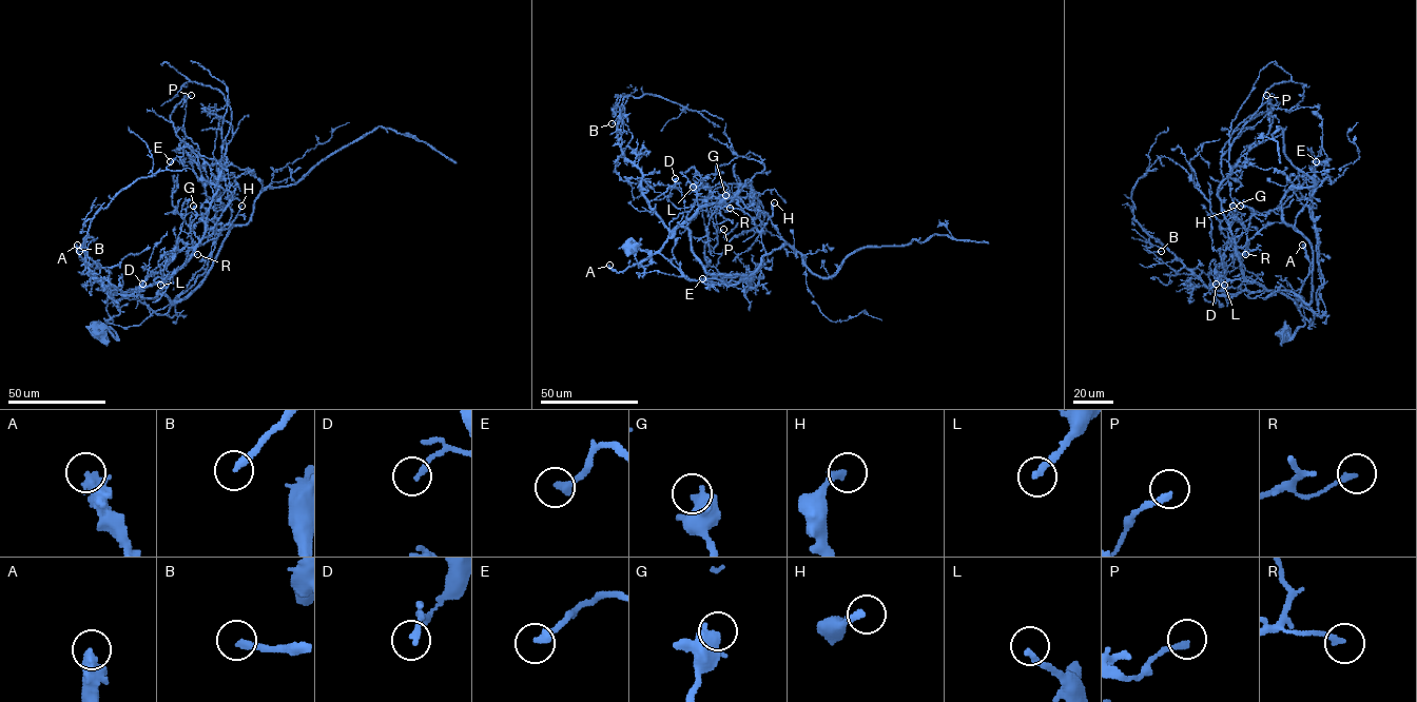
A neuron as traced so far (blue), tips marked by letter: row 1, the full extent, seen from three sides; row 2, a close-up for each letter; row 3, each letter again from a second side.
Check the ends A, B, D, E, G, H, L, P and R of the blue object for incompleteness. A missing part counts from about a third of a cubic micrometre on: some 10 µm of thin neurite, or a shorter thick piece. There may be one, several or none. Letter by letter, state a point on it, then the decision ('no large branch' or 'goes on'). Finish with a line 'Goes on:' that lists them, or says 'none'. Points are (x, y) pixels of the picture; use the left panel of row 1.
A: (77, 245) | goes on
B: (79, 251) | no large branch
D: (142, 284) | no large branch
E: (170, 161) | no large branch
G: (193, 206) | no large branch
H: (241, 206) | no large branch
L: (160, 285) | goes on
P: (191, 95) | no large branch
R: (197, 254) | no large branch
Goes on: A, L

